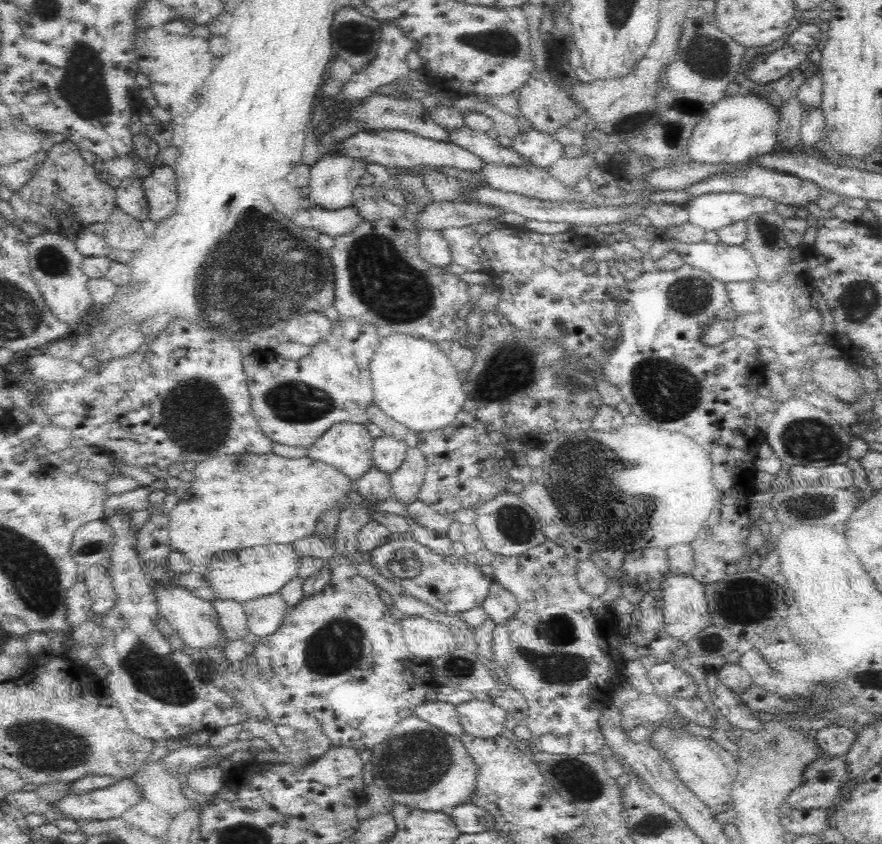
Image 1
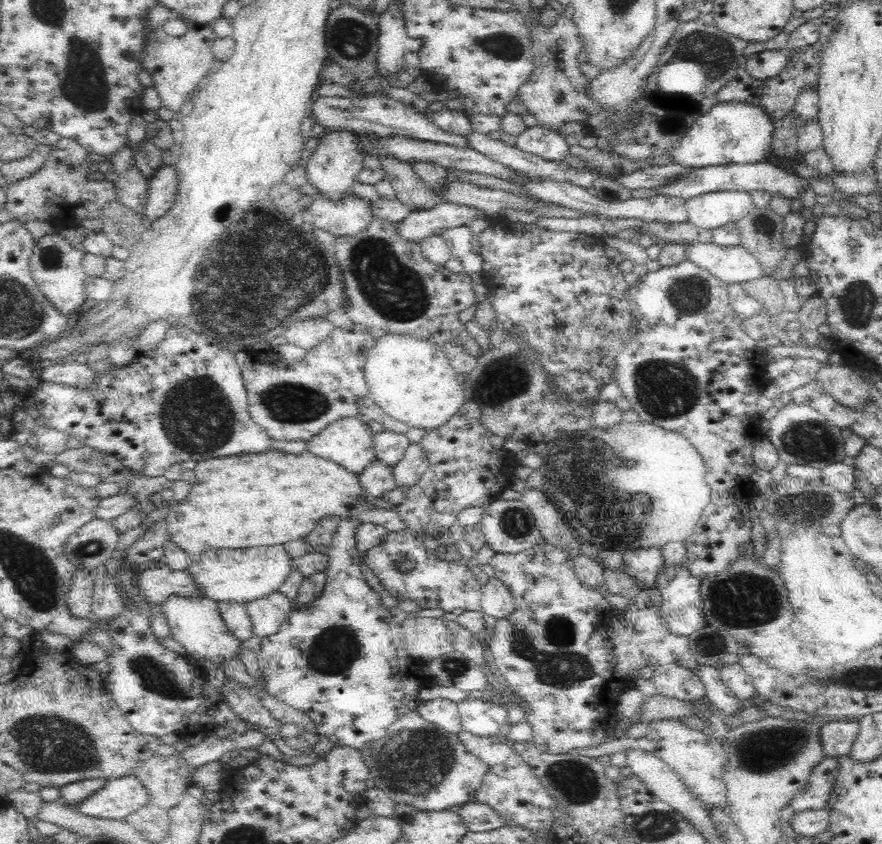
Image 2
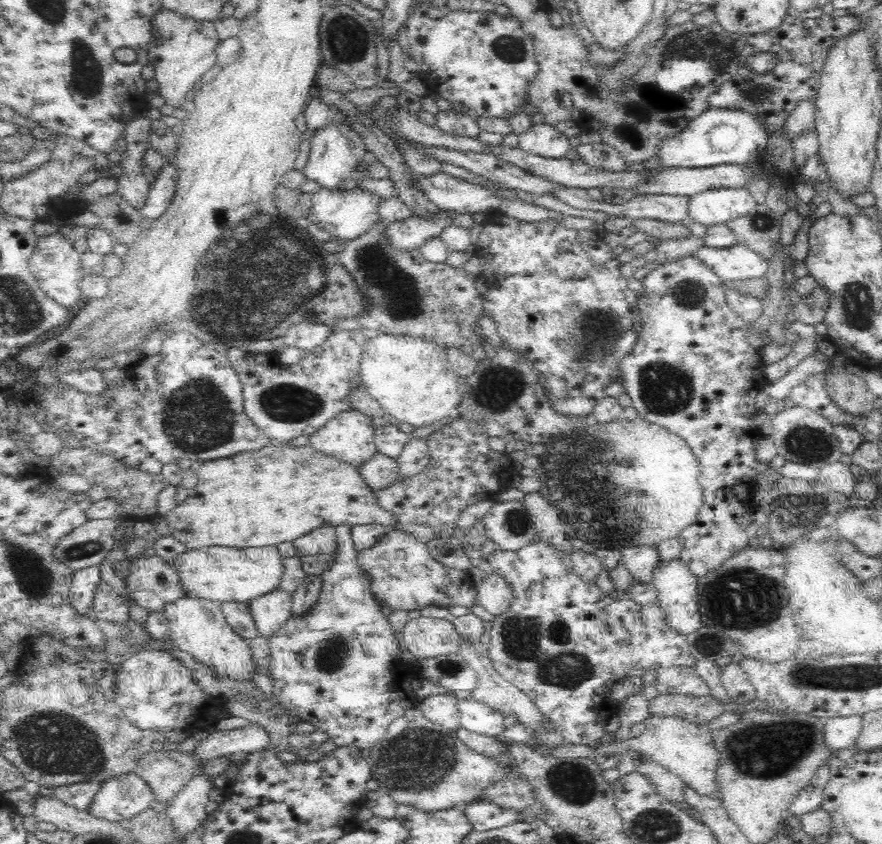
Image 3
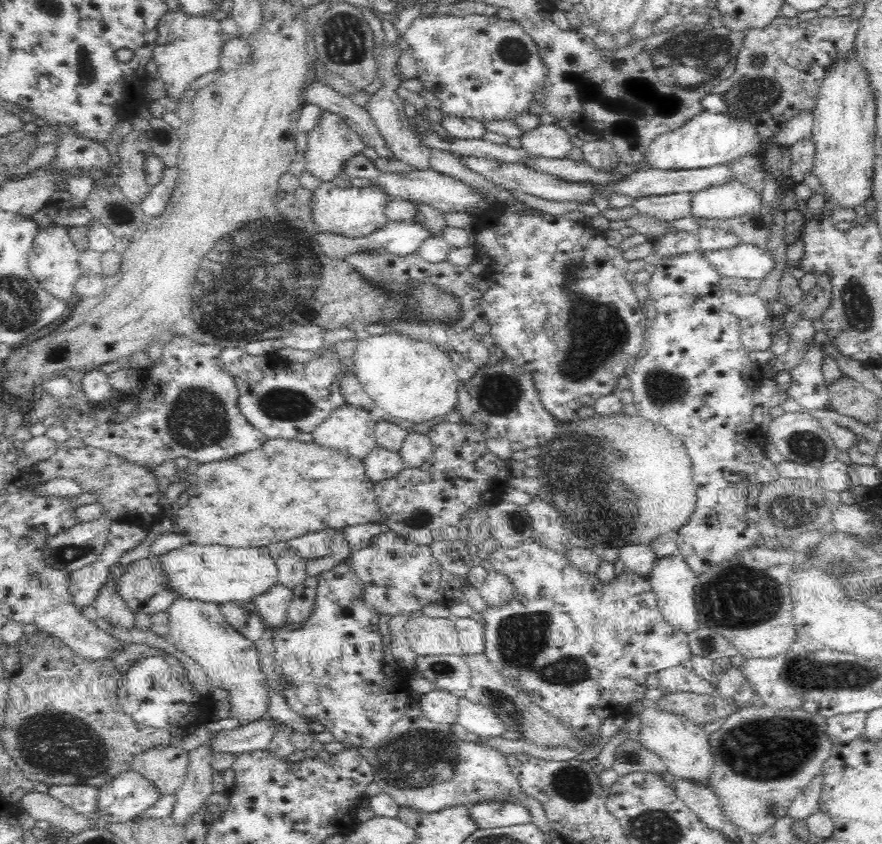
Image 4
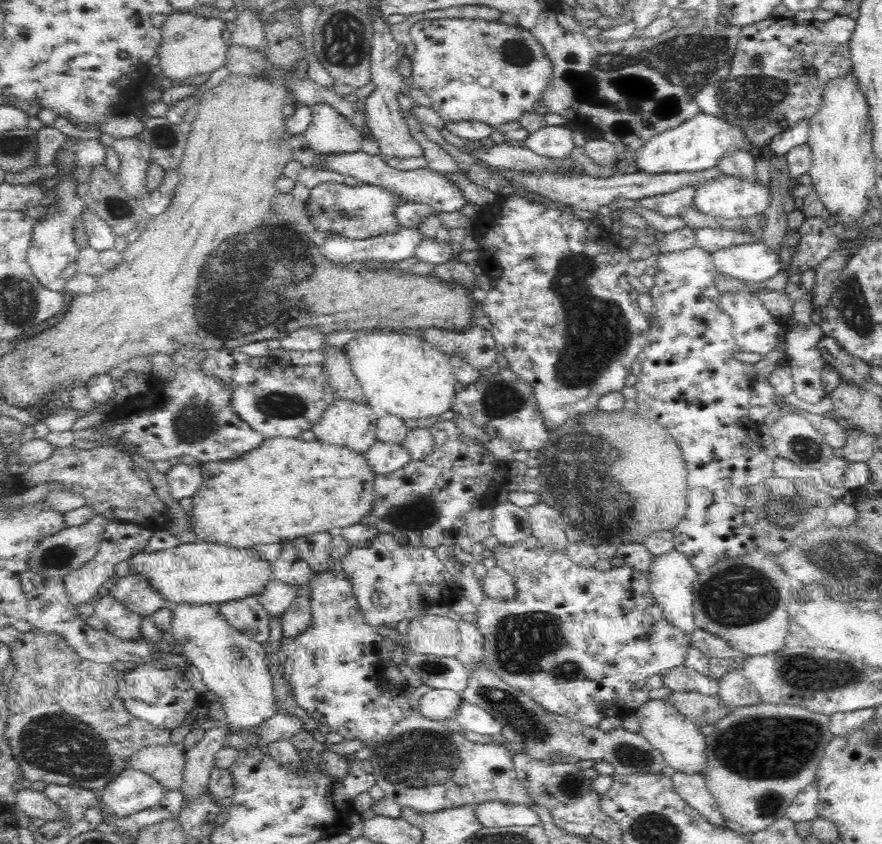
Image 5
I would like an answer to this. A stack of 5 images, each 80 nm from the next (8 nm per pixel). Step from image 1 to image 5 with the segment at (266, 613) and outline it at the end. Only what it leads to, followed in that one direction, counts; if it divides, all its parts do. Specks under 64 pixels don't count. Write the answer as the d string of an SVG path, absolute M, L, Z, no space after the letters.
M272 579L258 594L257 599L272 618L281 617L298 593L299 585L292 586Z

